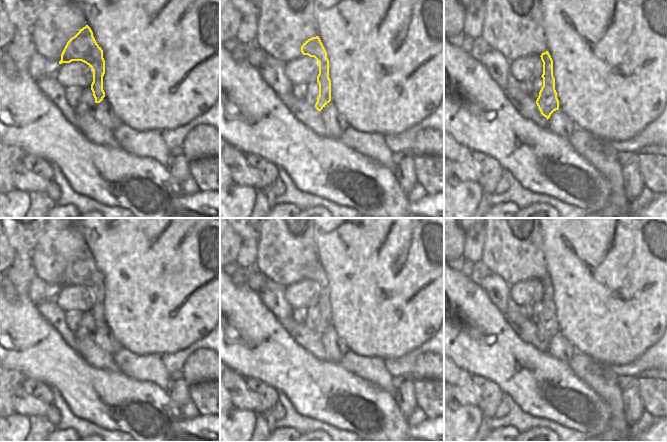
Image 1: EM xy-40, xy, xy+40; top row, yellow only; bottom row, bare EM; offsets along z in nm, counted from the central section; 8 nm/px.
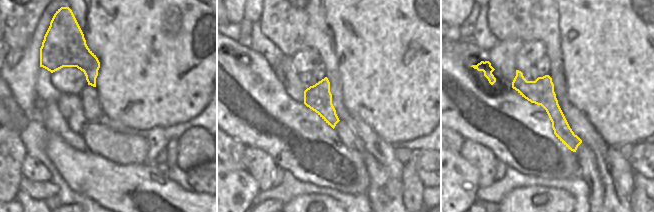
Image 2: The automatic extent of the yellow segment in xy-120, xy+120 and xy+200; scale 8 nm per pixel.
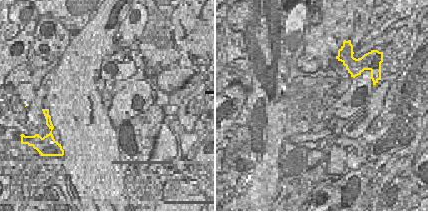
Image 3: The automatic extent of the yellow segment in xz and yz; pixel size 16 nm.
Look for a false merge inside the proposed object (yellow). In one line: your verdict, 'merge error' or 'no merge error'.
no merge error

